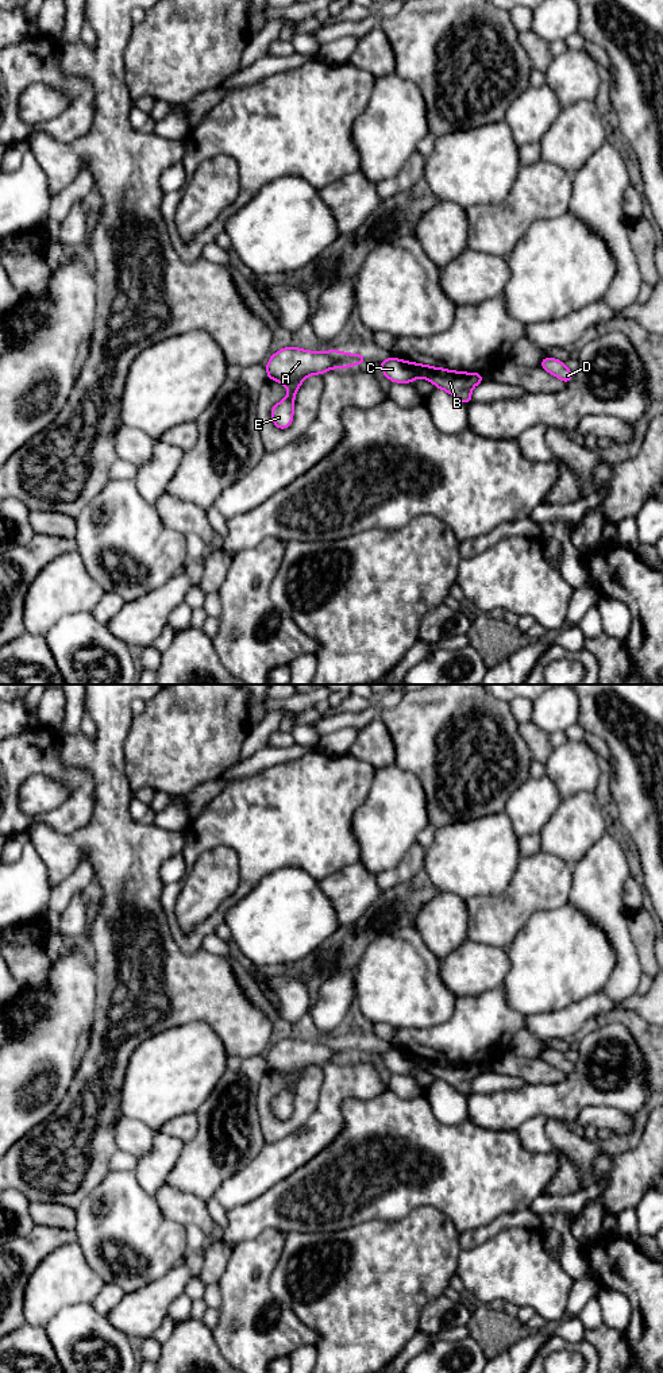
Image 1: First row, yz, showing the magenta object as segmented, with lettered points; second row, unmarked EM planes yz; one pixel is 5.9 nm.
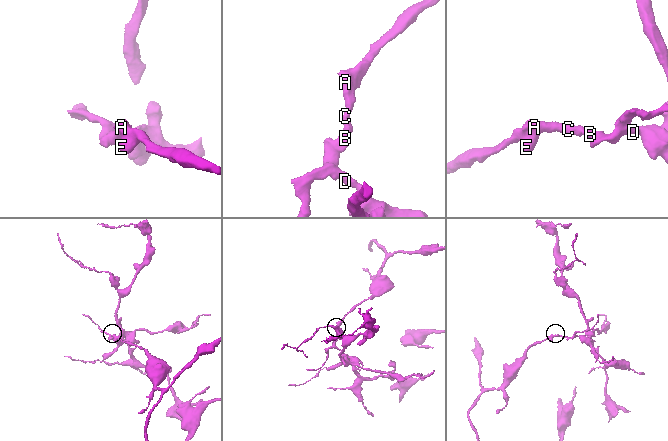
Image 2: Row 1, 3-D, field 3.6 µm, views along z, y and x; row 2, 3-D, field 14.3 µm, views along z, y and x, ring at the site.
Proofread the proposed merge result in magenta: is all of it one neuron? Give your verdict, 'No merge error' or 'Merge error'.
Merge error

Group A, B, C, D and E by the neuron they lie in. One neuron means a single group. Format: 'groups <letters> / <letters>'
groups A C E / B D

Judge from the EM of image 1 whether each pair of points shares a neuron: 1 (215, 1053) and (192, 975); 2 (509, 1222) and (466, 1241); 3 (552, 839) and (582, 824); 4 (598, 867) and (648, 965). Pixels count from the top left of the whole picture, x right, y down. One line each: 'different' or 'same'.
1: different
2: same
3: same
4: different

